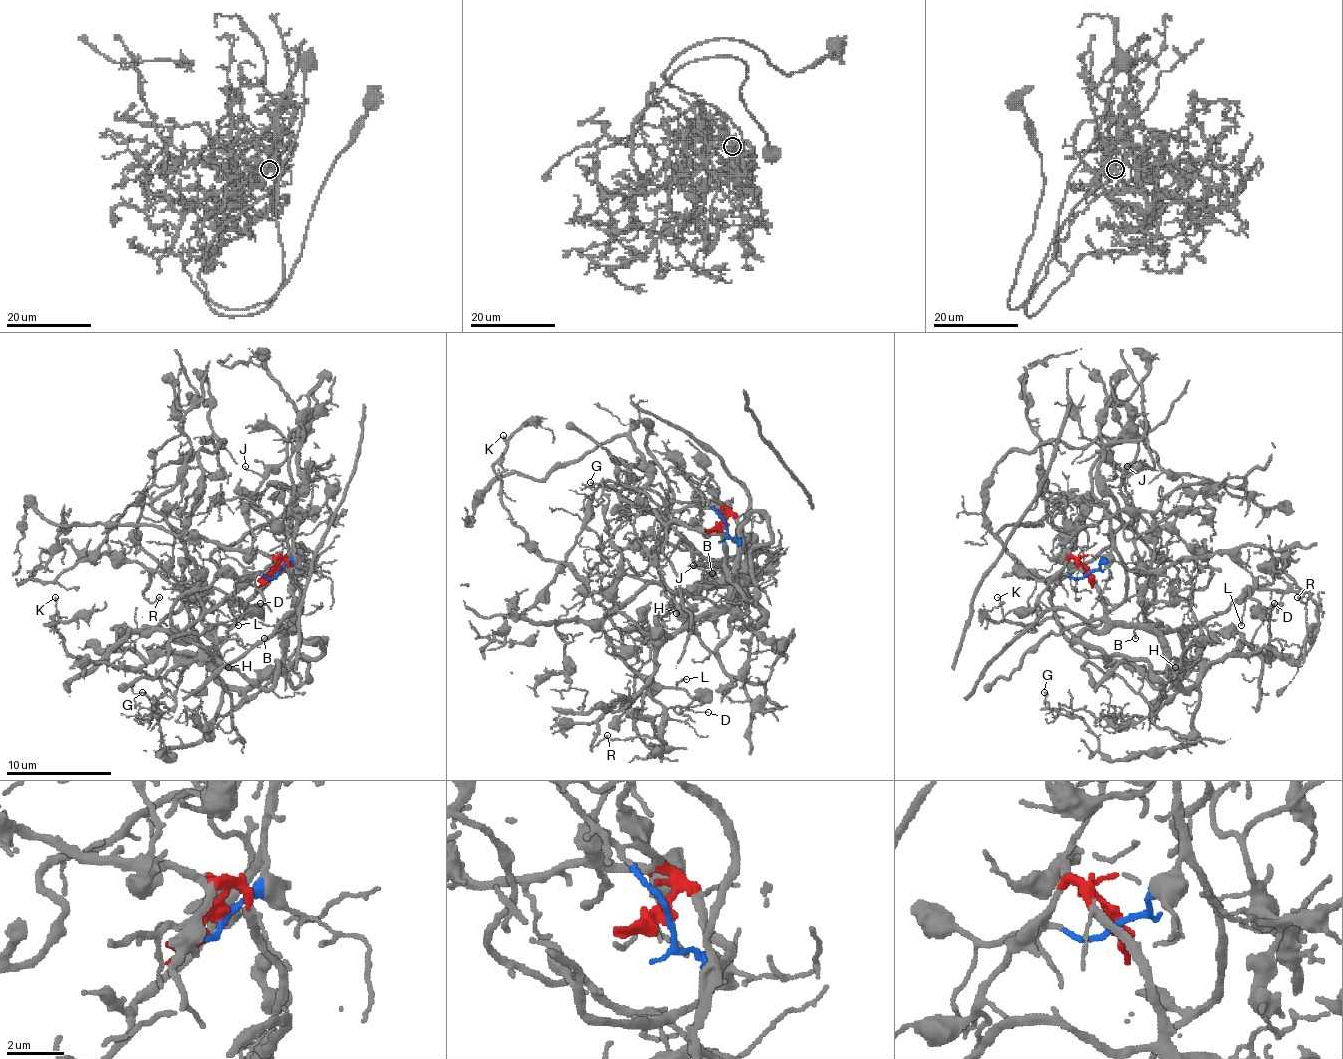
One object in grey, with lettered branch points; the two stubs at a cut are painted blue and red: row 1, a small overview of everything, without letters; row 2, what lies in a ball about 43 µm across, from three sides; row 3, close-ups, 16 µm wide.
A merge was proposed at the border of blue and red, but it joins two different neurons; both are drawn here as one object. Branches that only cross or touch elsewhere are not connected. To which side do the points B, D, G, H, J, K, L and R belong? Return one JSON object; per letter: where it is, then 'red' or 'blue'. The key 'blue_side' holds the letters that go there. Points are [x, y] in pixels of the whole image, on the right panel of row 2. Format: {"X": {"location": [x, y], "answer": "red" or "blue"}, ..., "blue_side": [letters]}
{"B": {"location": [1135, 638], "answer": "red"}, "D": {"location": [1274, 603], "answer": "red"}, "G": {"location": [1044, 692], "answer": "red"}, "H": {"location": [1175, 667], "answer": "red"}, "J": {"location": [1127, 466], "answer": "blue"}, "K": {"location": [997, 597], "answer": "red"}, "L": {"location": [1241, 625], "answer": "blue"}, "R": {"location": [1297, 597], "answer": "blue"}, "blue_side": ["J", "L", "R"]}

